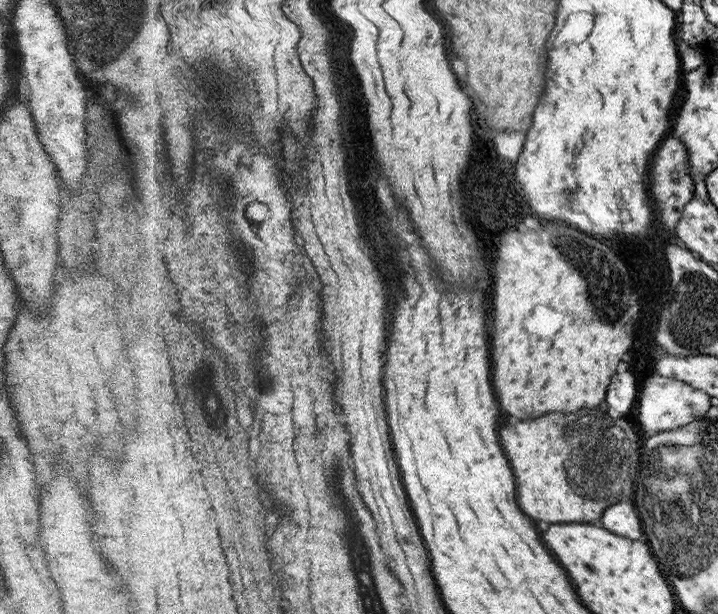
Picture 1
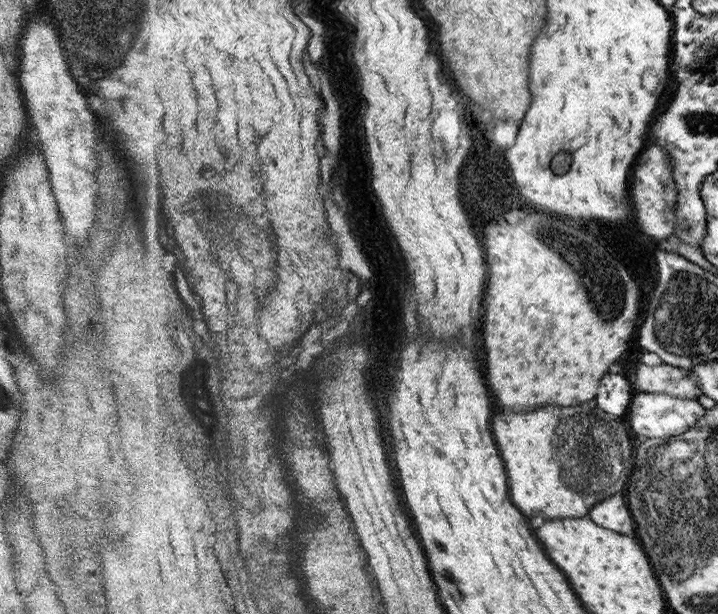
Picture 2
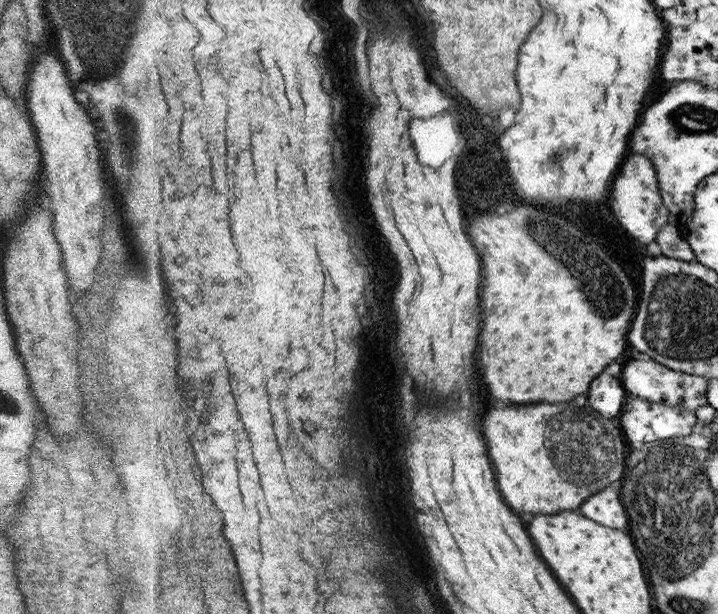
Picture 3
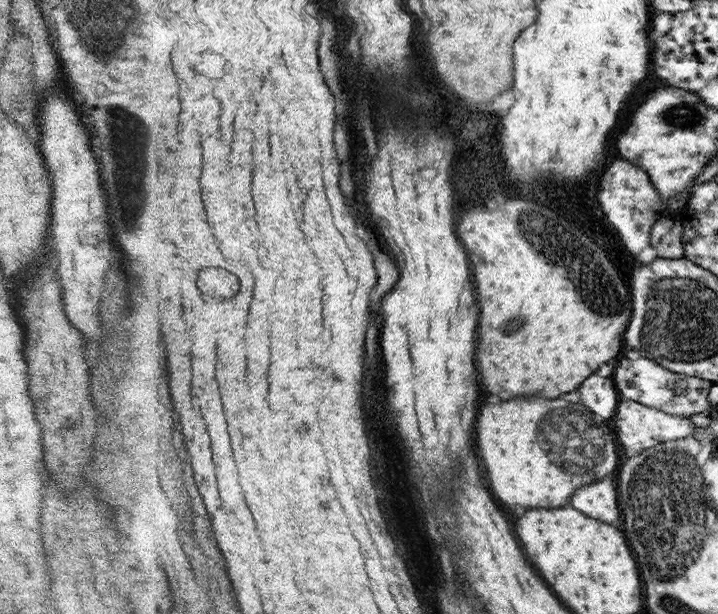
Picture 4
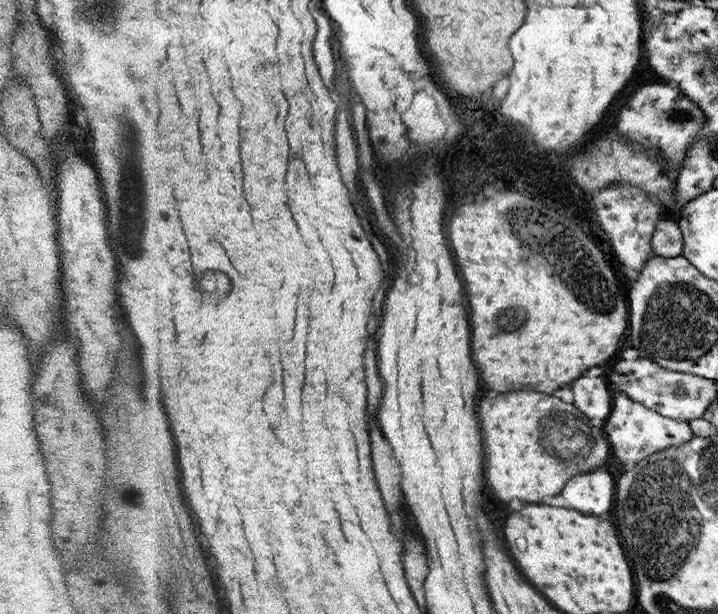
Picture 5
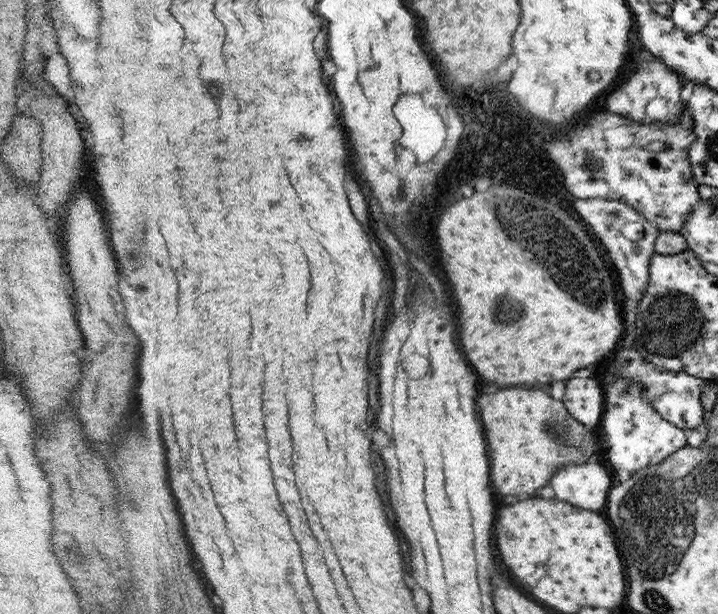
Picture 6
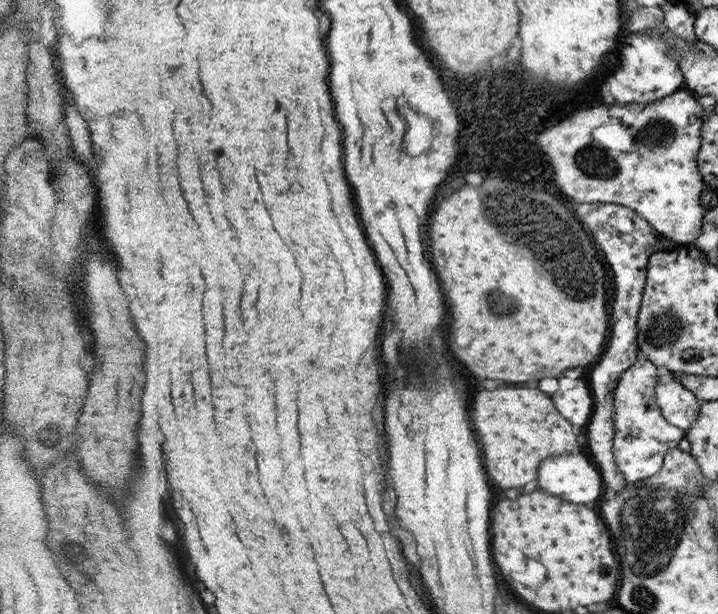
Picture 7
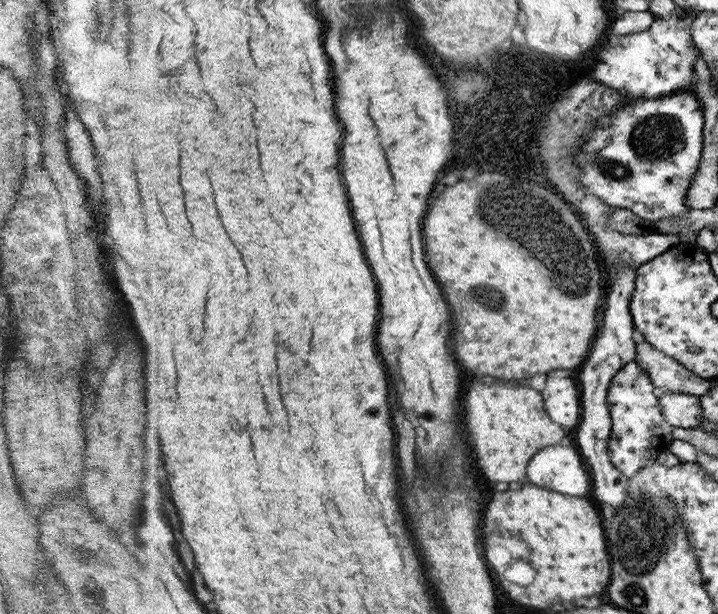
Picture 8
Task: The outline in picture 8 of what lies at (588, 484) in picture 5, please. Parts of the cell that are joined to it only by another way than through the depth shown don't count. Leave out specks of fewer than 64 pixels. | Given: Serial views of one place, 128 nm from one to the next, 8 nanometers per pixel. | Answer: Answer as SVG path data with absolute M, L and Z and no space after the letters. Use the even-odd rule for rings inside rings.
M560 443L544 447L534 456L532 464L527 464L528 480L560 494L586 496L590 492L590 476L582 457L574 448Z

